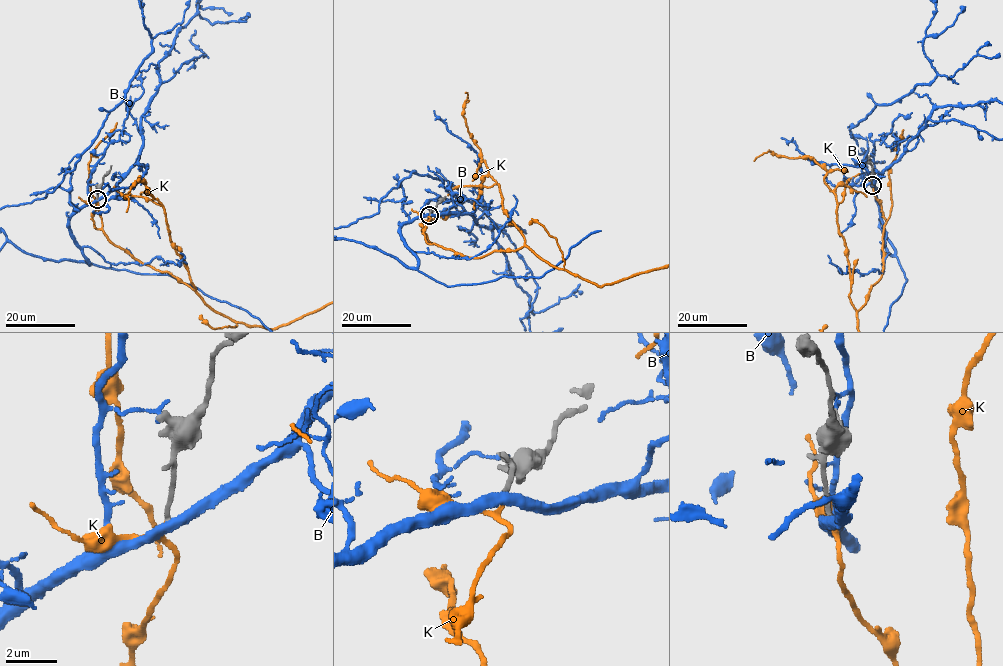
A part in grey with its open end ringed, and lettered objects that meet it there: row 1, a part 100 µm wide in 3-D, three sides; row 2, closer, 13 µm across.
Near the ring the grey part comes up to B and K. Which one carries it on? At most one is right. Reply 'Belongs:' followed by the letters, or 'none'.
Belongs: K

